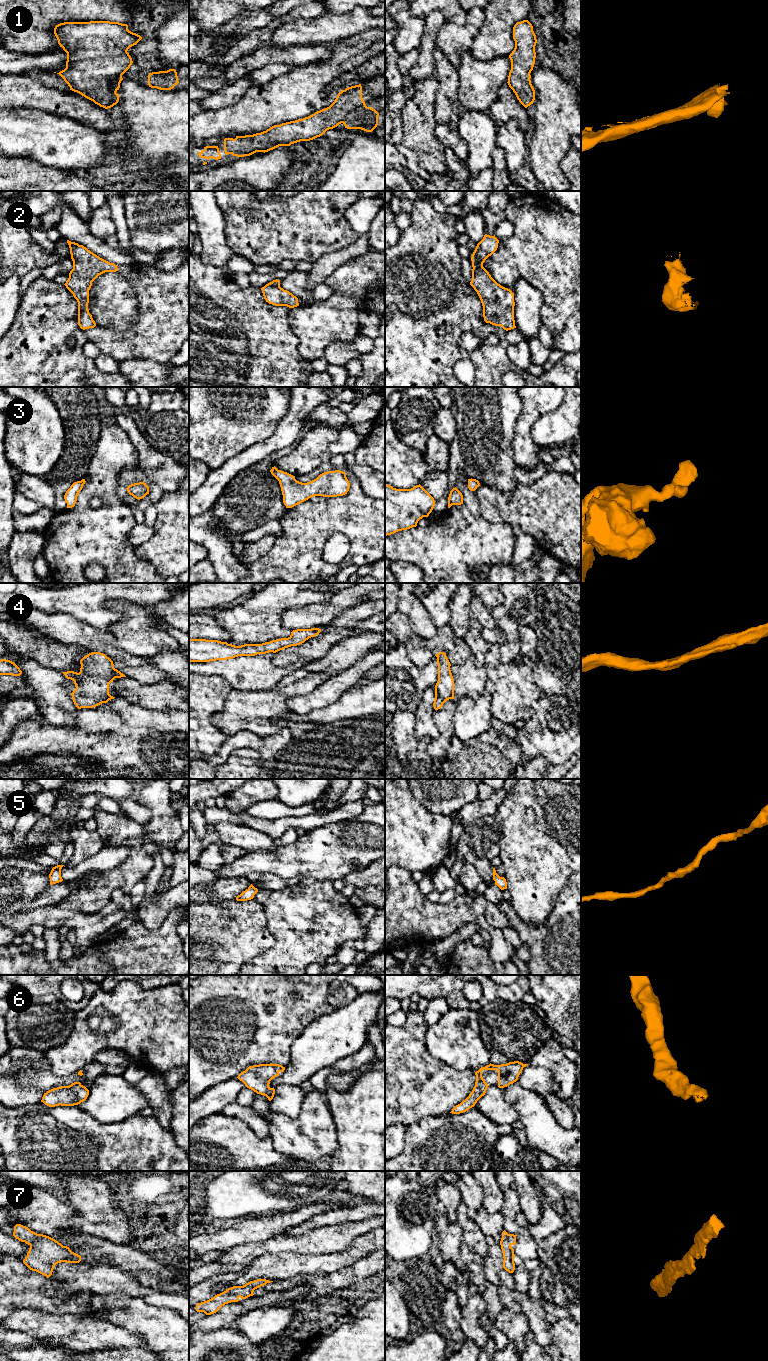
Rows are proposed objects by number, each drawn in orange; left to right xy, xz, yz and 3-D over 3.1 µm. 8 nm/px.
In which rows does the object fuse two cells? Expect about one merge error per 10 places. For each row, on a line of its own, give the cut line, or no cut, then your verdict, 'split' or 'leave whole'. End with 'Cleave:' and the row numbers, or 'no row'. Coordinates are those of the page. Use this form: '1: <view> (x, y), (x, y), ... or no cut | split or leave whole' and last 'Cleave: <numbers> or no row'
1: no cut | leave whole
2: no cut | leave whole
3: no cut | leave whole
4: no cut | leave whole
5: no cut | leave whole
6: no cut | leave whole
7: no cut | leave whole
Cleave: no row

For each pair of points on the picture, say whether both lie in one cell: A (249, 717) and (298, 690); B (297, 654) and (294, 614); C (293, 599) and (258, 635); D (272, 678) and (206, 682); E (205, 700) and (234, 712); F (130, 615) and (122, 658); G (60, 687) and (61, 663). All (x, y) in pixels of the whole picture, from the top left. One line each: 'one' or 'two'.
A: one
B: two
C: one
D: two
E: two
F: two
G: two

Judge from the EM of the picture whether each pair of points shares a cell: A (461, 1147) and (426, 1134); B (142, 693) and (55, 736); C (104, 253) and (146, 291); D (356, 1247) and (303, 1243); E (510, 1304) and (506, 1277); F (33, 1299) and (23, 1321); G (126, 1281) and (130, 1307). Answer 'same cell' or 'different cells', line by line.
A: same cell
B: different cells
C: different cells
D: different cells
E: same cell
F: different cells
G: different cells

